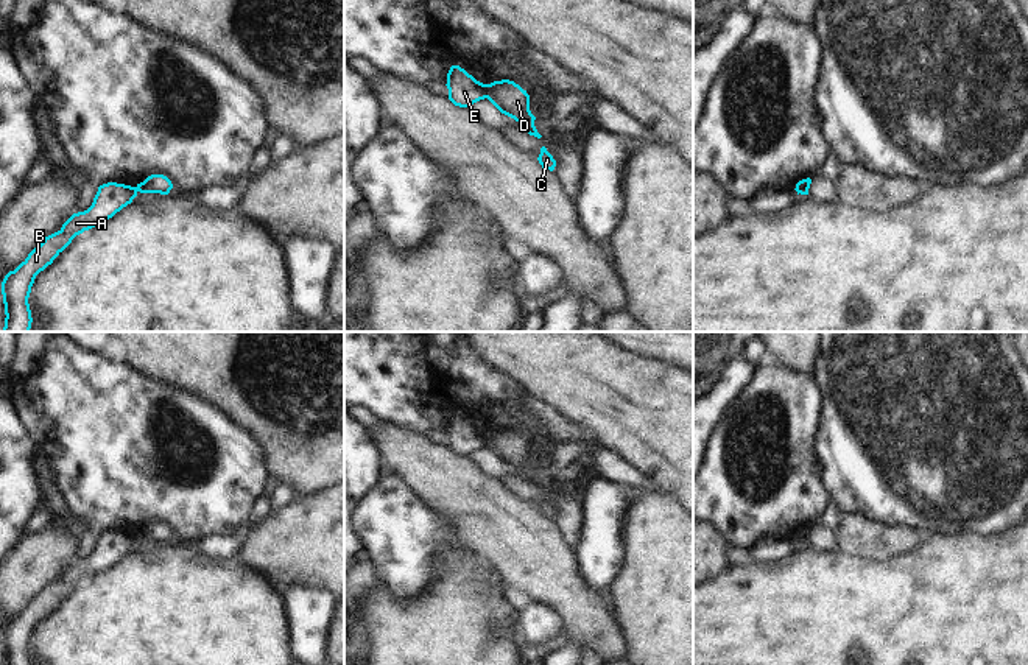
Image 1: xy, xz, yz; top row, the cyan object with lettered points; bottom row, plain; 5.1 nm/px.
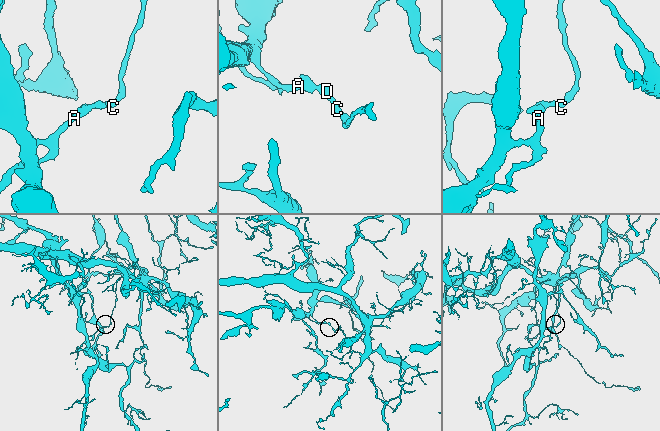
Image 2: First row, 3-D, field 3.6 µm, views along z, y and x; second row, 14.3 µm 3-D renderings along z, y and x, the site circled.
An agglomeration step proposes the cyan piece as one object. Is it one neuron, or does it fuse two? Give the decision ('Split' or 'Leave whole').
Split

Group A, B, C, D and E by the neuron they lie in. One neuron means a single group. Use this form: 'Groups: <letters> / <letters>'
Groups: A B E / C D

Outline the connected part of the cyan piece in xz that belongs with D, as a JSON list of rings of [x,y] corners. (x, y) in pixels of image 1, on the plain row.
[[[509,428],[486,433],[486,447],[505,464],[526,477],[530,484],[540,487],[534,475],[536,466],[530,459],[530,444]]]

